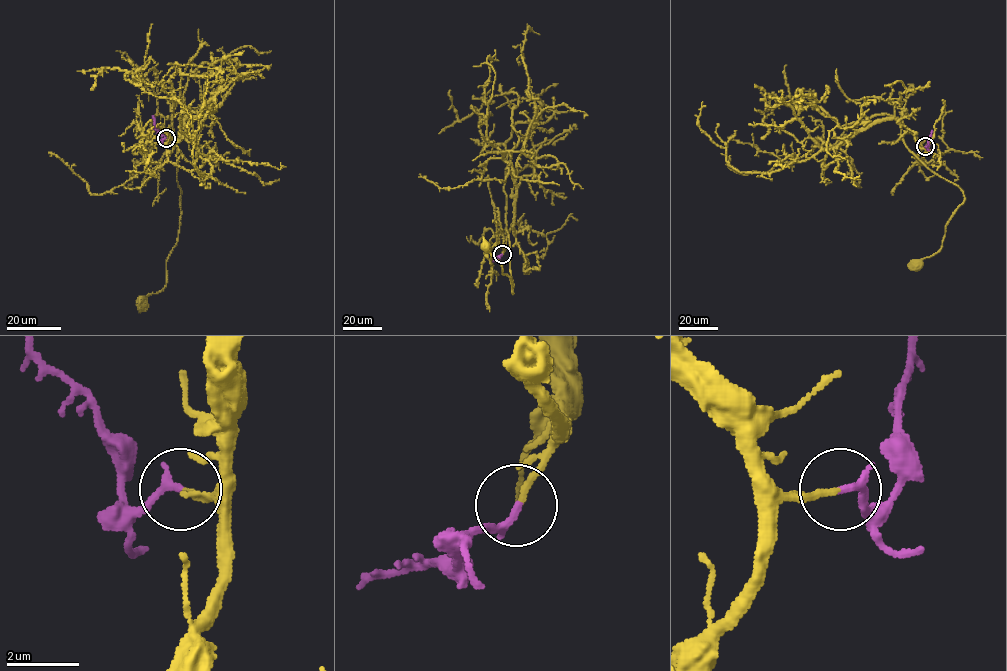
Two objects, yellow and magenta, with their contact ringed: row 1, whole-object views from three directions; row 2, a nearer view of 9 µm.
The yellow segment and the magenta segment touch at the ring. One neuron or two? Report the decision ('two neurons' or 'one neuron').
one neuron

